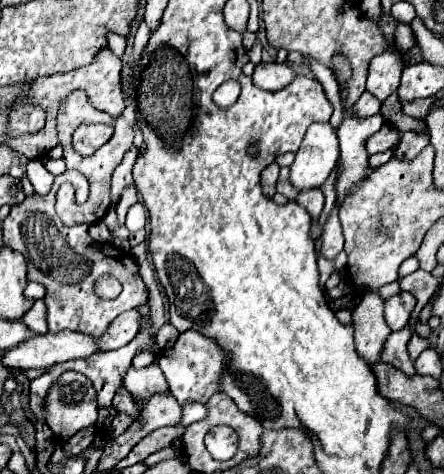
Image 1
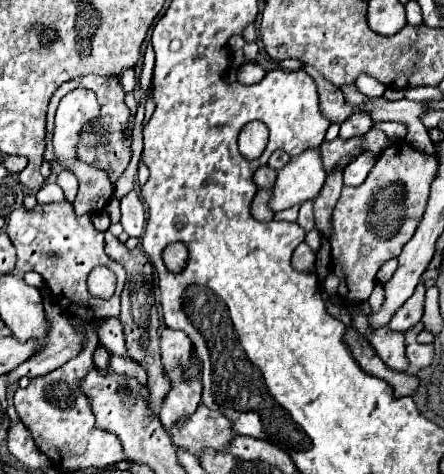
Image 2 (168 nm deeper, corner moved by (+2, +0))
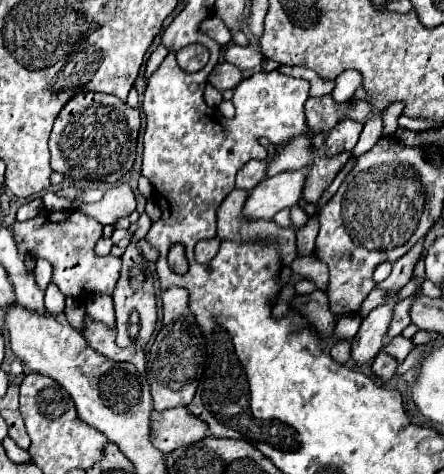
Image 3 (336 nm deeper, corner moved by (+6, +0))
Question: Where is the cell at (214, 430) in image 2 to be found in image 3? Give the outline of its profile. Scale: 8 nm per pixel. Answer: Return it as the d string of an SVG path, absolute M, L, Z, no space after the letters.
M170 408L164 412L152 412L152 440L158 450L170 454L180 446L190 446L210 436L206 422L194 418L186 408Z

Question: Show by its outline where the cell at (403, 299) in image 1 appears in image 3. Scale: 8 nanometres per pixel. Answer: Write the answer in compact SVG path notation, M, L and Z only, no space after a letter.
M408 296L396 304L394 318L392 318L390 328L388 328L388 338L402 334L402 330L410 324L410 302L414 302L414 296Z

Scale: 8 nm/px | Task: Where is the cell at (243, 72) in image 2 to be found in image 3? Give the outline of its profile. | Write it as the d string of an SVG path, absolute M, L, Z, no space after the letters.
M224 62L222 66L218 66L210 76L208 82L212 82L220 92L228 90L228 88L236 88L242 82L242 70Z

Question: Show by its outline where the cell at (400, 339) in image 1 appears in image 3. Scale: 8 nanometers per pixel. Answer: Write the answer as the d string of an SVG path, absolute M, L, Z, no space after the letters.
M380 350L380 352L376 354L374 362L372 362L372 370L374 370L374 374L376 374L376 376L380 376L384 382L386 382L386 380L390 380L390 378L394 376L396 366L398 366L396 358L394 358L394 356L390 356L390 354L386 354L384 350Z

